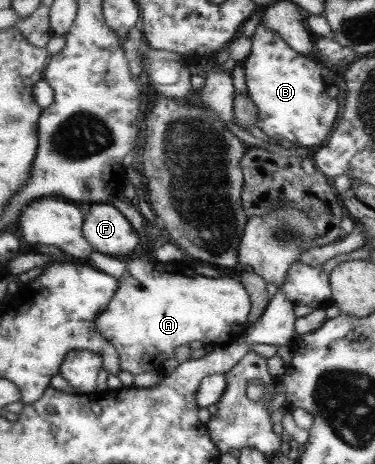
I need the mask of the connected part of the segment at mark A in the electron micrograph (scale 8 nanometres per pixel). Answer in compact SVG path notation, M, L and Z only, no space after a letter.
M143 256L127 262L125 275L119 278L115 293L95 317L95 332L101 334L101 338L115 348L121 370L126 370L132 376L149 370L161 373L163 363L173 358L173 350L177 346L188 345L195 340L211 346L224 346L240 340L248 326L249 310L247 291L233 278L227 275L218 278L207 277L193 272L193 268L182 261L161 263L155 262L149 256Z

